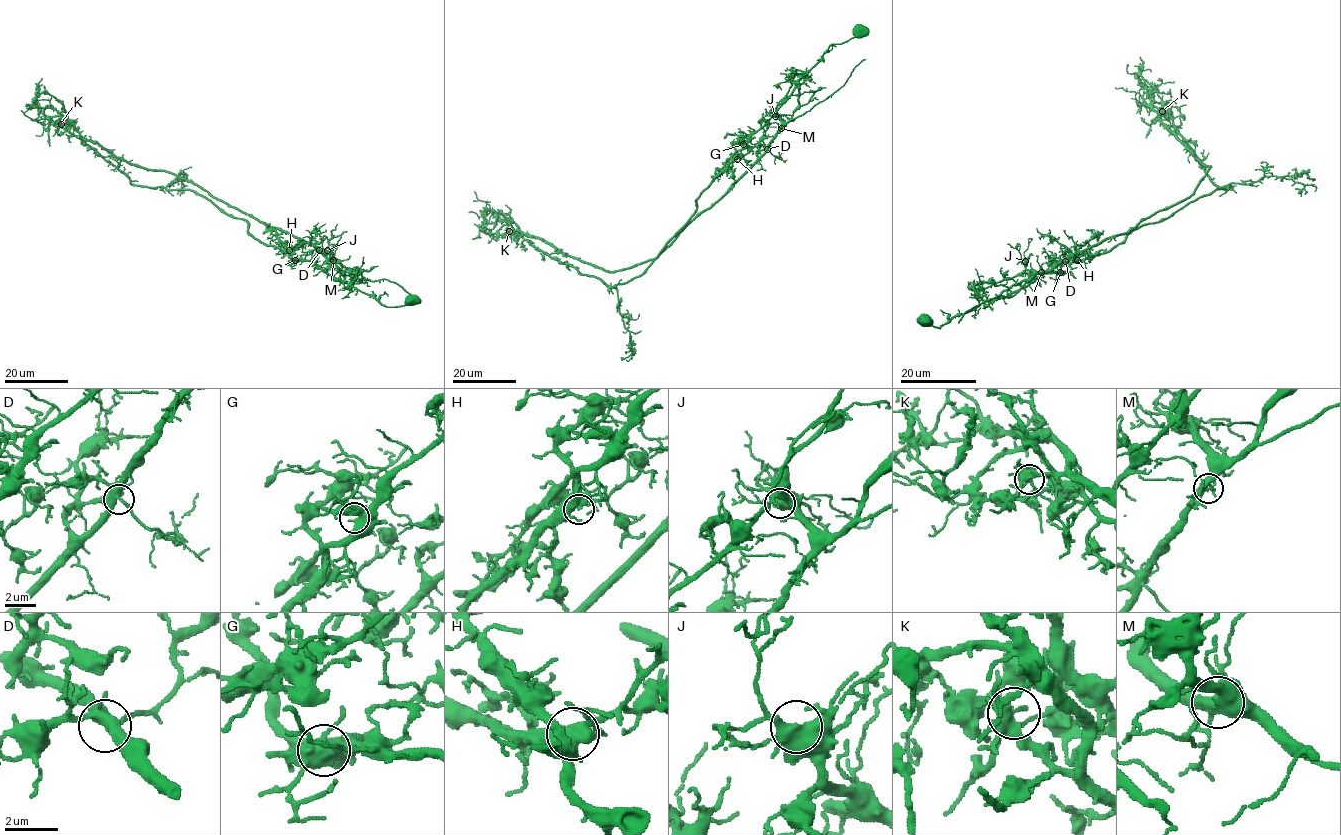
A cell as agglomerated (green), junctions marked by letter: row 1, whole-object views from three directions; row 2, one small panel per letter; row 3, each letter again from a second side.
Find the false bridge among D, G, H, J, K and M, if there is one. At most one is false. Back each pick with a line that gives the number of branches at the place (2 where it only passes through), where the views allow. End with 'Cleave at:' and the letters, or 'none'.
K: 9
Cleave at: K

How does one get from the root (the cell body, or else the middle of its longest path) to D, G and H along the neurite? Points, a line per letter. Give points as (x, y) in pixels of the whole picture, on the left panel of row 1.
D: (411, 299), (403, 305), (384, 306), (374, 297), (349, 287), (351, 271), (319, 250)
G: (411, 299), (403, 305), (384, 306), (374, 297), (337, 281), (311, 261), (295, 260)
H: (411, 299), (403, 305), (384, 306), (374, 297), (337, 281), (311, 261), (292, 259), (289, 250)

